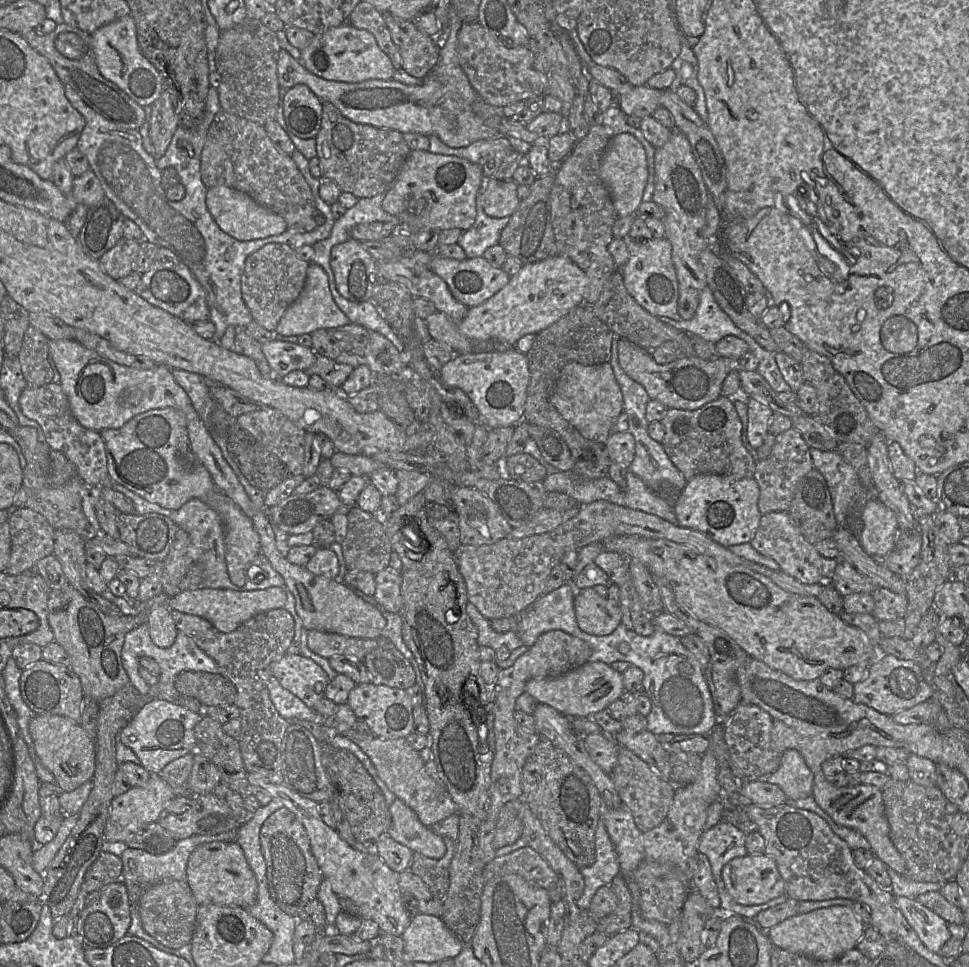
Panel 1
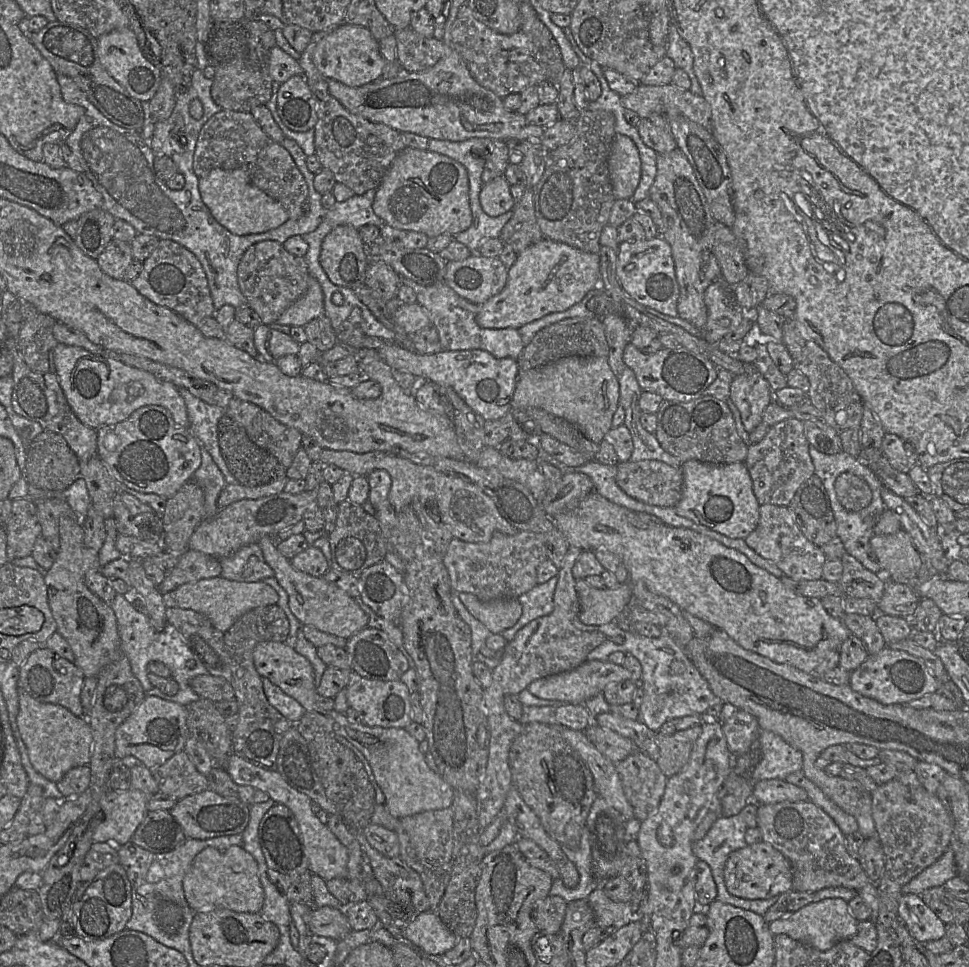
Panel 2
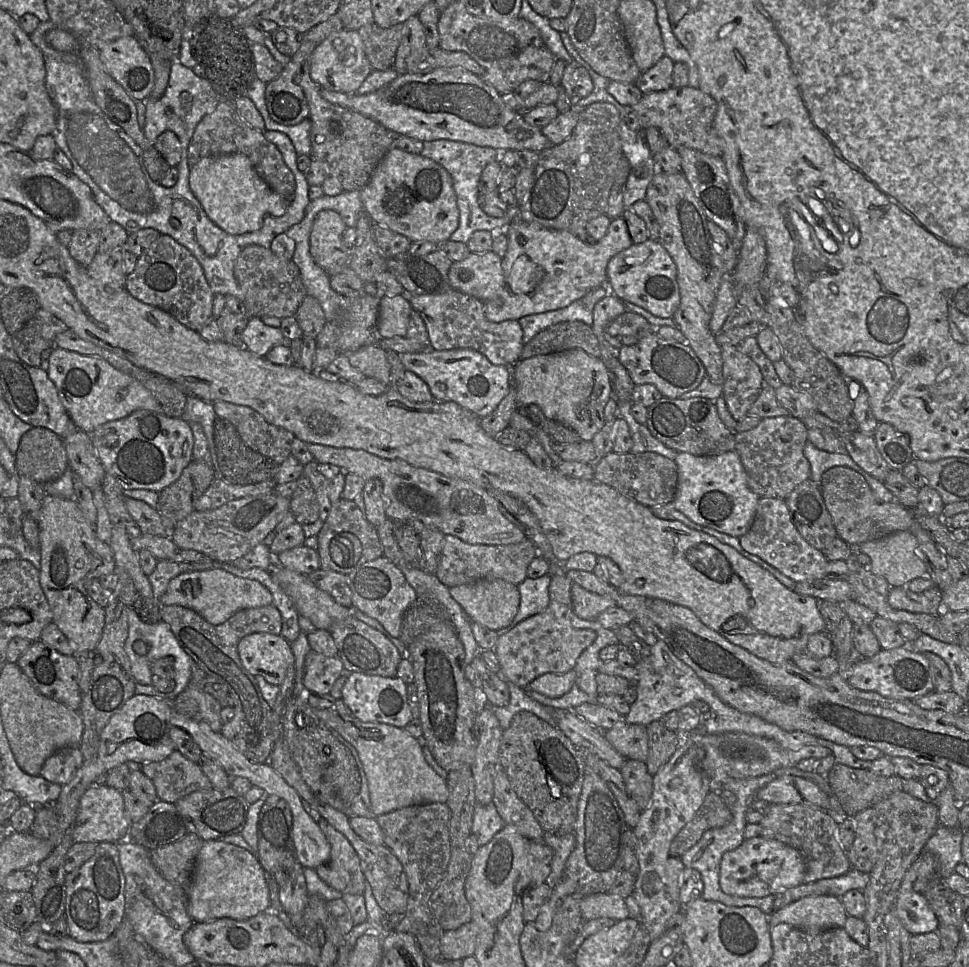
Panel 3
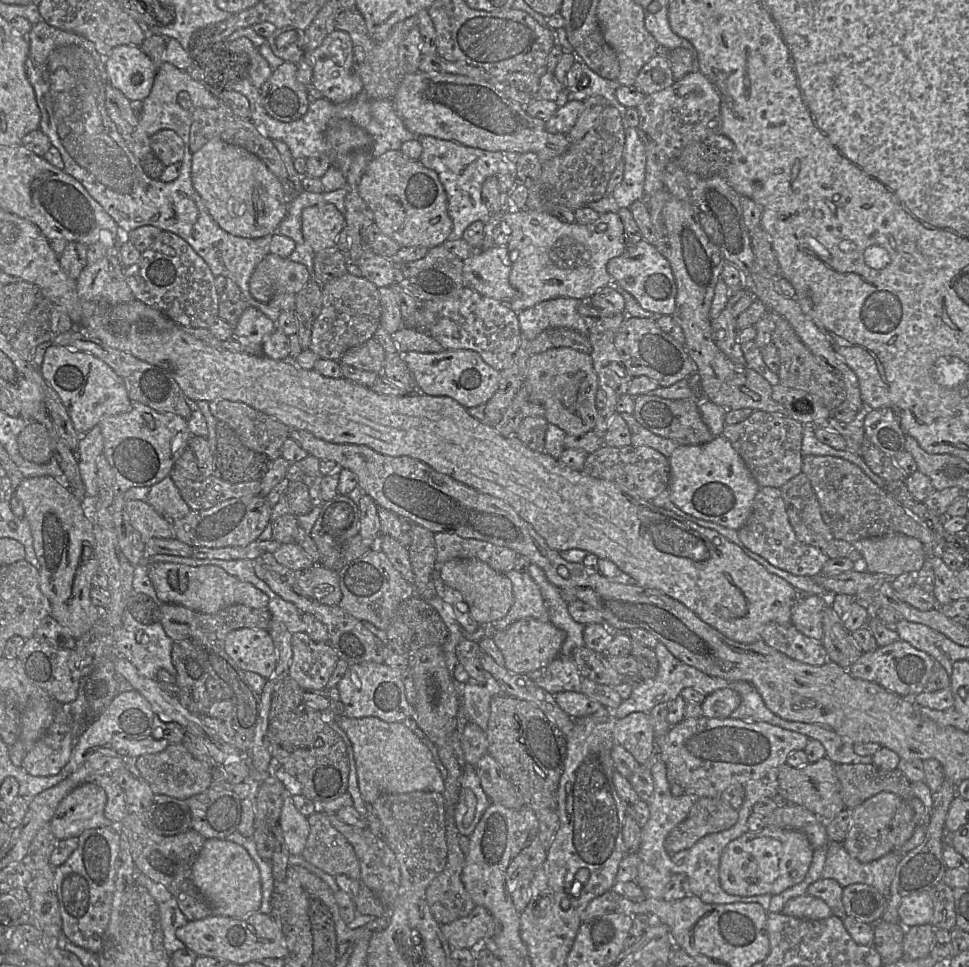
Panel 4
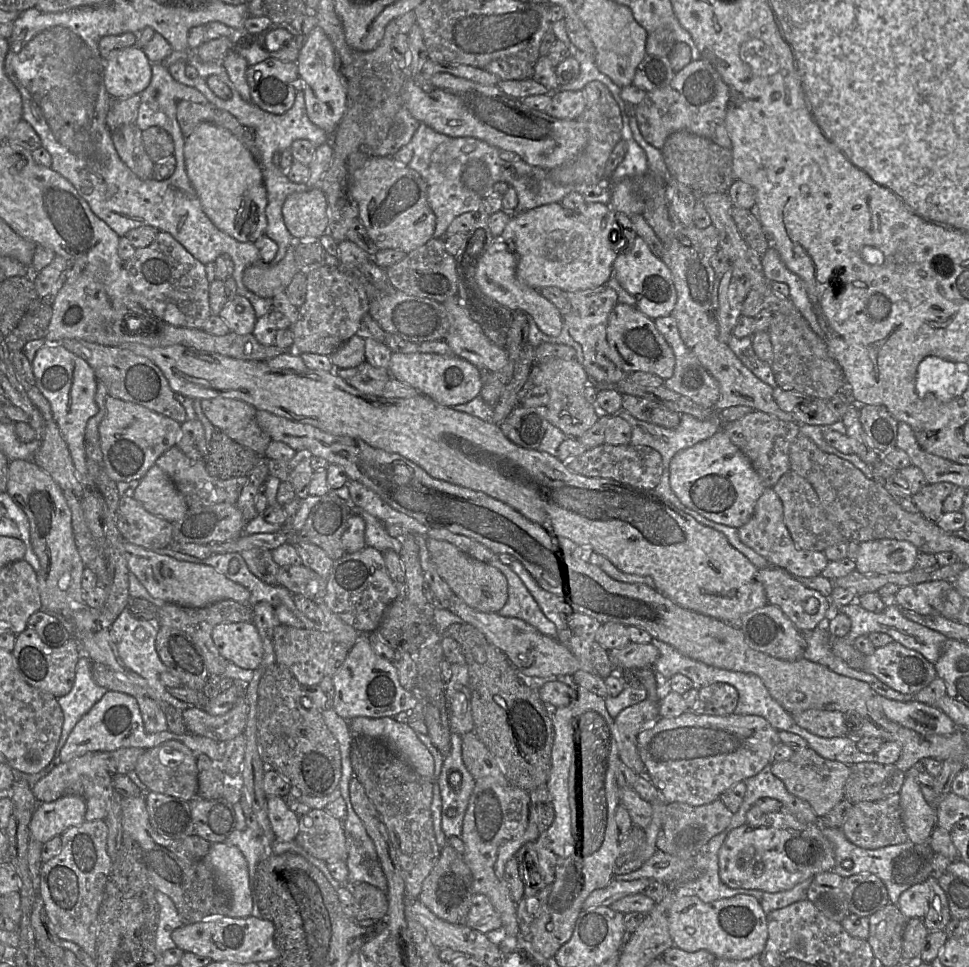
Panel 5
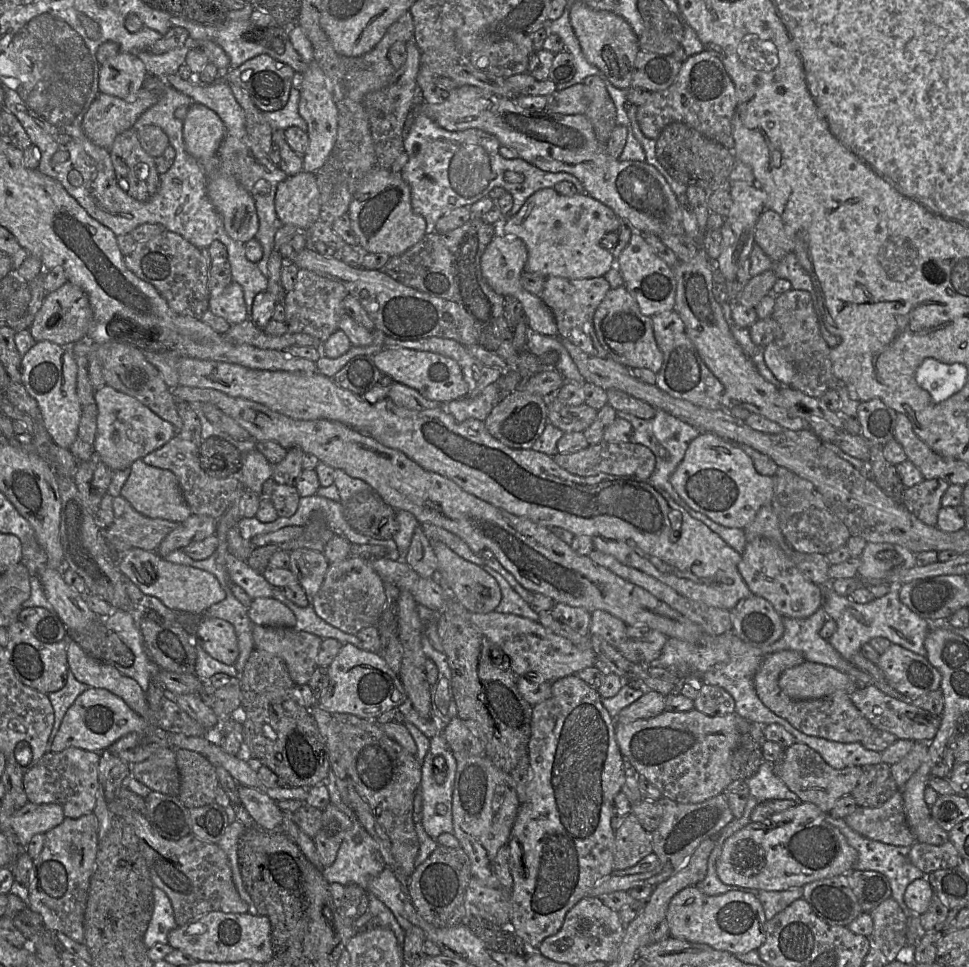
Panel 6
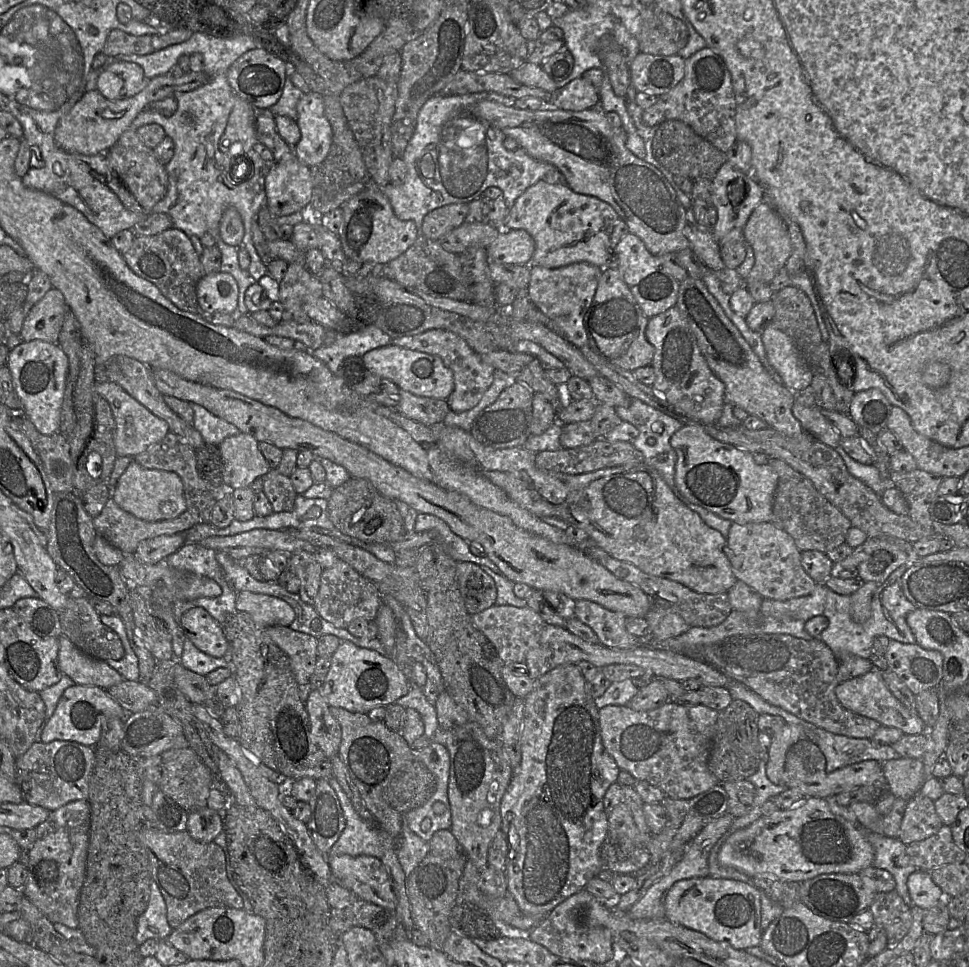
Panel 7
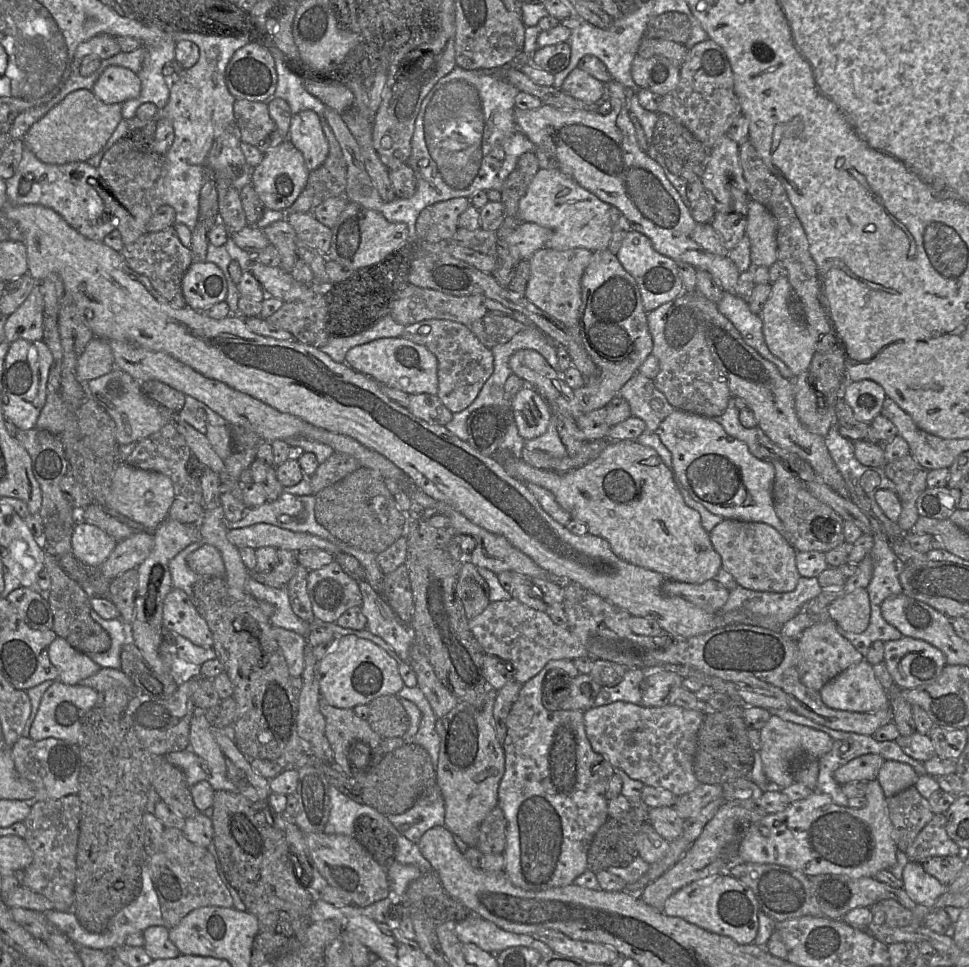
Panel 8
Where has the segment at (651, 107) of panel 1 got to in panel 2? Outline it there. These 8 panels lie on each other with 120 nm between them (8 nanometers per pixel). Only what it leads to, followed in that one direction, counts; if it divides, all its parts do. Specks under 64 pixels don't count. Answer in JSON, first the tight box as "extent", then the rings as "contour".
{"extent":[621,84,711,129],"contour":[[[638,84],[635,90],[621,97],[625,109],[634,111],[641,119],[652,114],[682,115],[706,129],[711,129],[711,108],[703,95],[695,95],[673,85],[650,86]]]}

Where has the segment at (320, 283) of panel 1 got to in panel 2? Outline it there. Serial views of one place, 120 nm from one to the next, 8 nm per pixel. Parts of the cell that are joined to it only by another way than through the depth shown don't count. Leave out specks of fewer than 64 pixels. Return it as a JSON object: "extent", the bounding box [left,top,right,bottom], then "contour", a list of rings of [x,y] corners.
{"extent":[276,277,324,327],"contour":[[[314,277],[308,279],[308,288],[303,296],[297,299],[276,321],[285,326],[304,327],[311,320],[322,316],[324,310],[324,295],[321,285]]]}

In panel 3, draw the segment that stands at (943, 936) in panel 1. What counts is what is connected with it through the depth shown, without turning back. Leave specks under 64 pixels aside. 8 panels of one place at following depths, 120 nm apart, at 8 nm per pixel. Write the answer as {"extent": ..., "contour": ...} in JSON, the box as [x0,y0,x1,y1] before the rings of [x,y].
{"extent":[896,893,940,935],"contour":[[[899,893],[896,910],[902,924],[911,935],[937,931],[940,926],[923,893]]]}

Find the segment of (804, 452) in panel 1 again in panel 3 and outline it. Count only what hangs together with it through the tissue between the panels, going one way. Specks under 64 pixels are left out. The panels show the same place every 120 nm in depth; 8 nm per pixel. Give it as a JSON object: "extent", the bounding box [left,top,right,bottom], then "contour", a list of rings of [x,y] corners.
{"extent":[734,416,811,499],"contour":[[[793,416],[763,418],[756,427],[735,432],[734,437],[749,487],[759,497],[786,499],[798,484],[811,477],[811,466],[804,455],[808,428],[802,420]]]}

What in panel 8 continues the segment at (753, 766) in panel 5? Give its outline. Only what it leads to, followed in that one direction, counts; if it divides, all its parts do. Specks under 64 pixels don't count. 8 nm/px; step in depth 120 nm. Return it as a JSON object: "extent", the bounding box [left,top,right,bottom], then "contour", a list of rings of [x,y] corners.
{"extent":[584,701,705,796],"contour":[[[615,701],[607,705],[593,706],[584,712],[584,724],[587,738],[592,749],[601,754],[614,768],[624,770],[627,775],[644,785],[669,790],[682,796],[694,790],[699,781],[695,777],[693,764],[697,746],[699,727],[705,714],[696,710],[667,704],[659,707],[645,707],[624,701]]]}

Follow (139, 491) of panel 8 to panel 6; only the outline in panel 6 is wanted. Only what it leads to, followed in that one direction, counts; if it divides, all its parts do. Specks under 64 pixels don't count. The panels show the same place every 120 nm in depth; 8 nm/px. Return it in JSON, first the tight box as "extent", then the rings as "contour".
{"extent":[120,459,191,523],"contour":[[[141,459],[131,465],[130,475],[121,489],[120,496],[125,498],[136,511],[150,518],[181,523],[191,514],[176,476],[170,470],[147,465]]]}

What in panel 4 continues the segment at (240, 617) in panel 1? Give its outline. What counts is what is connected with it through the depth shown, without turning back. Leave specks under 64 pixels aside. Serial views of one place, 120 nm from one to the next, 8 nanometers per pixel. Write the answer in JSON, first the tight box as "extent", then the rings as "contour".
{"extent":[148,562,269,614],"contour":[[[150,562],[148,576],[162,603],[180,604],[200,613],[213,614],[235,604],[265,608],[269,602],[269,597],[254,585],[239,580],[216,565],[188,566],[169,562]]]}

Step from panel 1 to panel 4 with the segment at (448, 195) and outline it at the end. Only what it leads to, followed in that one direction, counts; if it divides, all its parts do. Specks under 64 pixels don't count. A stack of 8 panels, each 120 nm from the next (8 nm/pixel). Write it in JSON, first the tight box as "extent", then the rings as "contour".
{"extent":[358,150,453,248],"contour":[[[390,150],[372,158],[358,184],[358,194],[374,215],[374,224],[401,247],[424,246],[432,248],[443,245],[453,229],[453,222],[448,214],[448,201],[445,189],[437,173],[423,166],[419,160],[412,160],[401,150]]]}

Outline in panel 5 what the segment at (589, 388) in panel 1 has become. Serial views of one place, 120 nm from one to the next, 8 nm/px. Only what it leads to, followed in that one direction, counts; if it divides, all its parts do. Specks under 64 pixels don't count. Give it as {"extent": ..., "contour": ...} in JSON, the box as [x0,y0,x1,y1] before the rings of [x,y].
{"extent":[531,358,601,437],"contour":[[[555,358],[536,363],[532,370],[531,384],[544,386],[548,390],[547,420],[567,437],[581,436],[600,416],[601,412],[596,406],[588,403],[584,397],[584,388],[589,384],[589,376],[583,365],[575,358],[569,360]]]}

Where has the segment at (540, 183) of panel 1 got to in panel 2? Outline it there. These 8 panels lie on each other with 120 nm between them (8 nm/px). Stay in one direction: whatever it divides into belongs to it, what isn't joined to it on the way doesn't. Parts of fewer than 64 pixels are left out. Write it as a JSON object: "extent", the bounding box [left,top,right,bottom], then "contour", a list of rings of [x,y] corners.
{"extent":[500,188,544,254],"contour":[[[525,188],[522,199],[512,210],[511,219],[502,228],[500,239],[519,254],[544,239],[535,216],[533,188]]]}

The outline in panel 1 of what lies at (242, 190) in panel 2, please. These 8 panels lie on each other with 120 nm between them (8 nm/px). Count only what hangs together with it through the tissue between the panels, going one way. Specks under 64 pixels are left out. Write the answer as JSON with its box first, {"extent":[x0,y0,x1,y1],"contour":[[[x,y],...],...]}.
{"extent":[206,186,287,241],"contour":[[[214,186],[206,193],[206,206],[217,225],[239,241],[279,235],[287,230],[286,221],[278,214],[256,203],[244,192],[228,186]]]}

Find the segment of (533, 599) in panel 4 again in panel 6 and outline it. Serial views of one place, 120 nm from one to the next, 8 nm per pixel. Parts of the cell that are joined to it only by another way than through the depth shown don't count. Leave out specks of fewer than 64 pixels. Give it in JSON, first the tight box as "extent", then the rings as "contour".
{"extent":[481,566,538,622],"contour":[[[489,566],[481,567],[487,574],[495,579],[501,590],[501,601],[494,611],[498,613],[515,614],[538,622],[538,614],[515,592],[510,584]]]}

